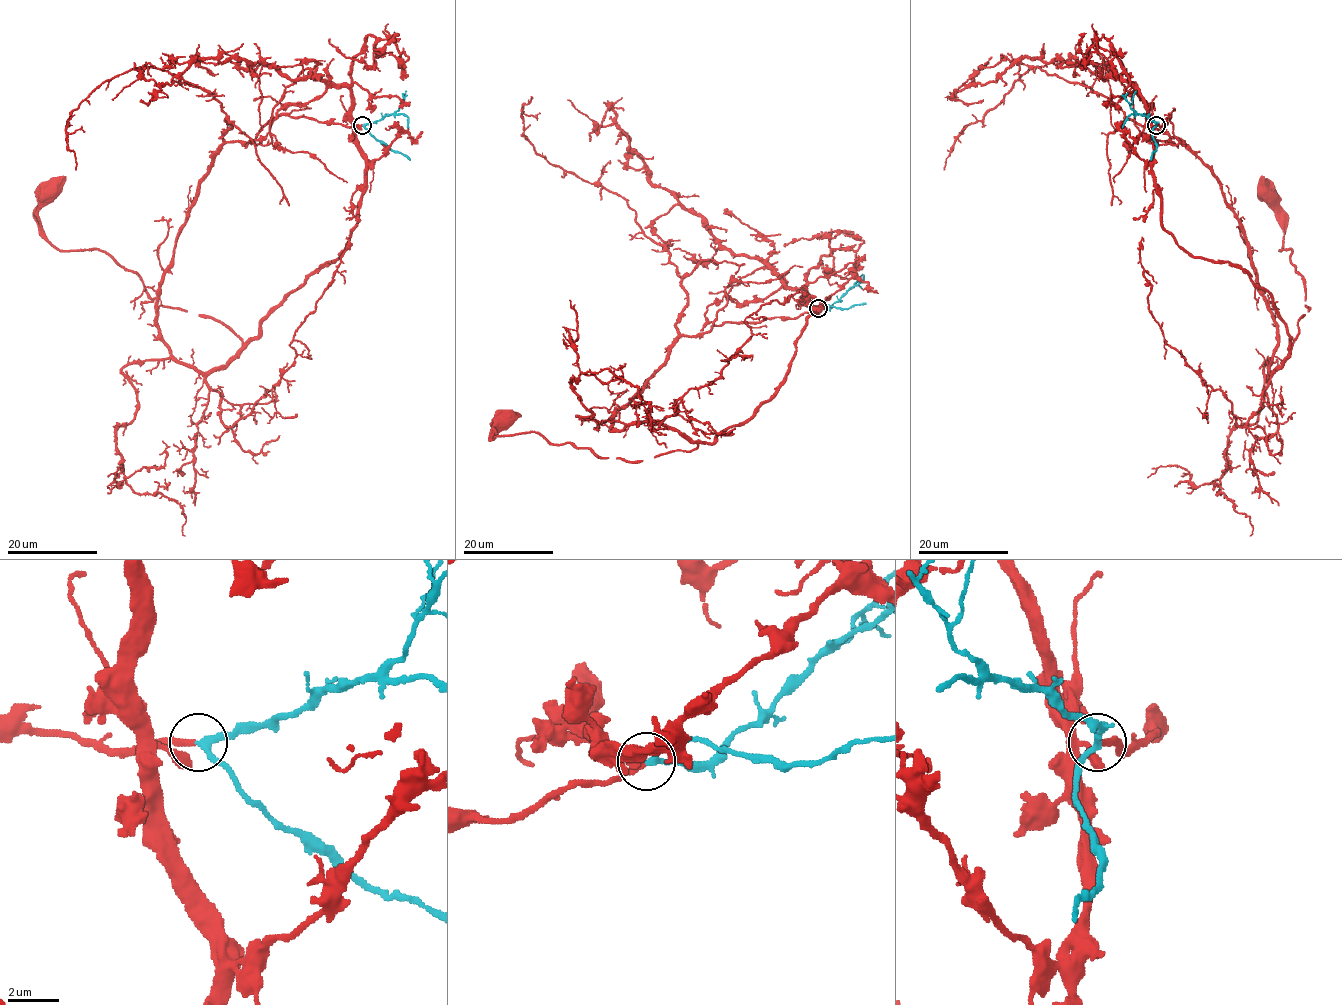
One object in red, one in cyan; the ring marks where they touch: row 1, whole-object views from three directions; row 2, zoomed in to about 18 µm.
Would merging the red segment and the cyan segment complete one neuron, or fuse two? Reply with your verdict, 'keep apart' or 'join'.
join

